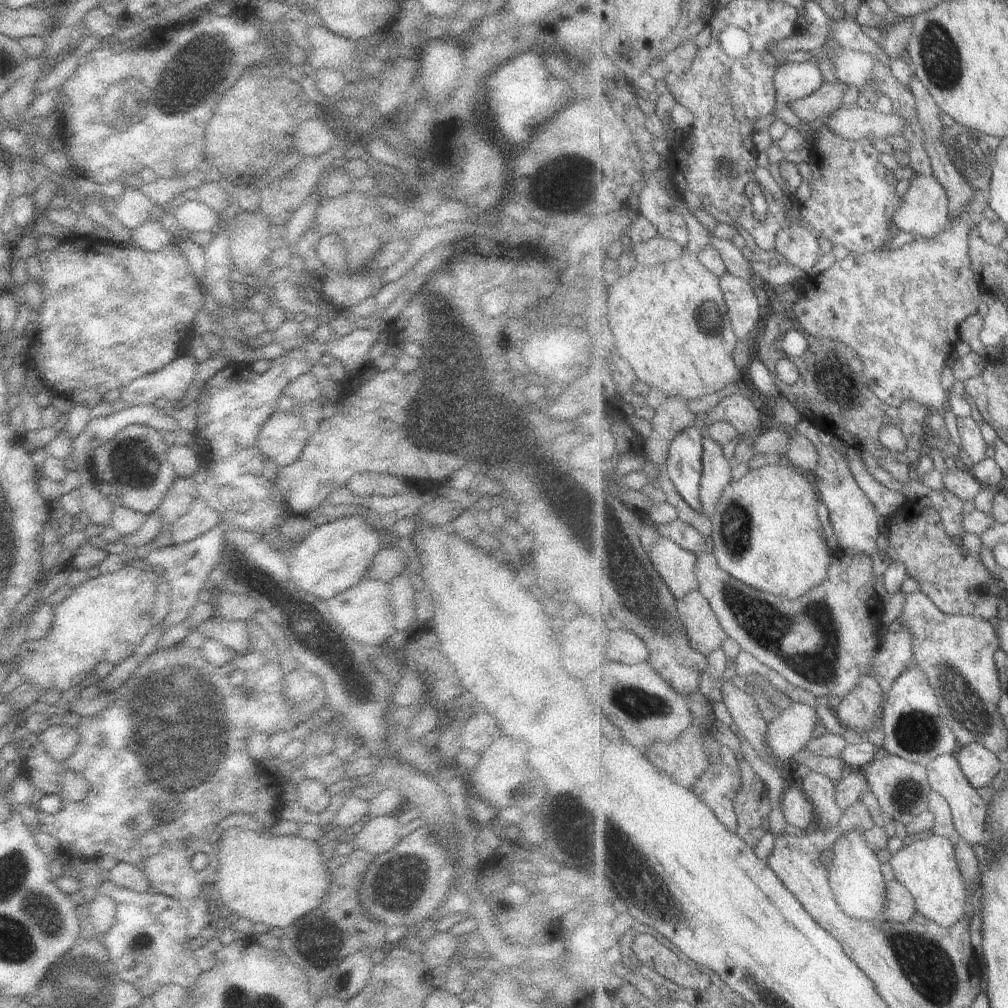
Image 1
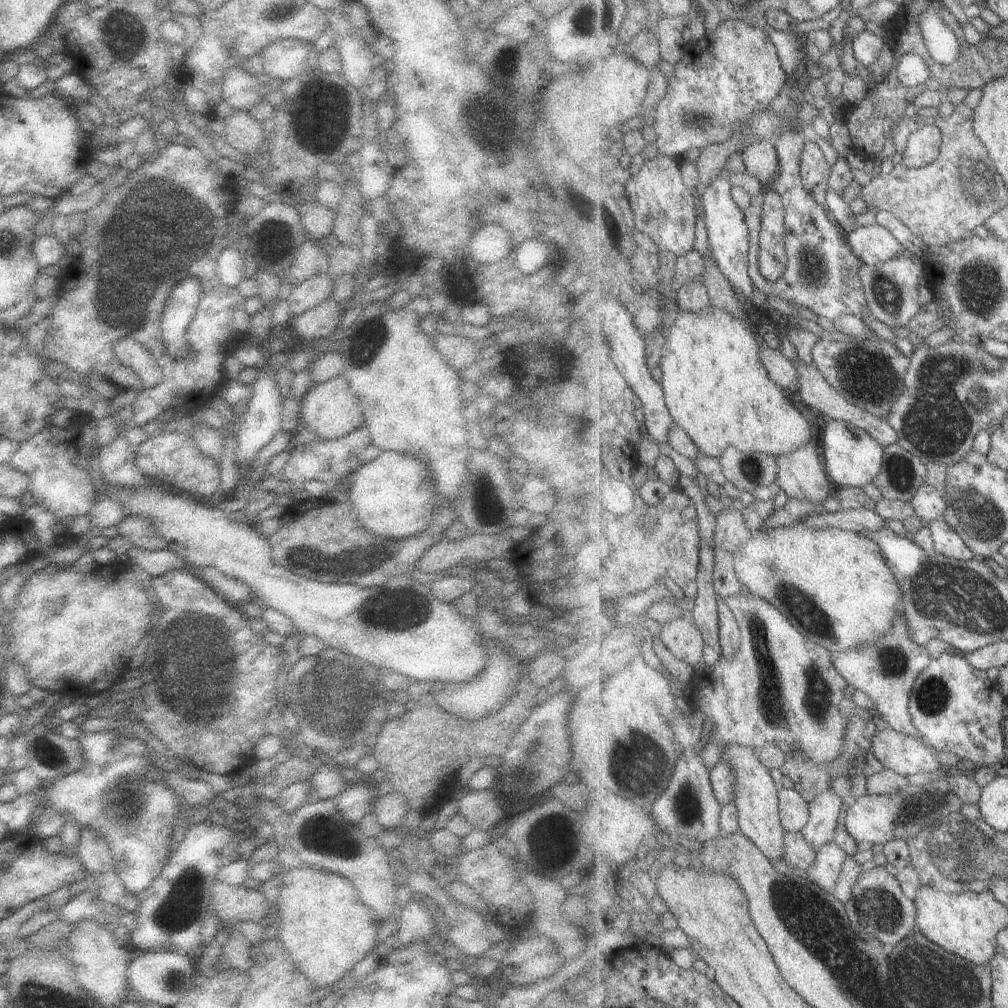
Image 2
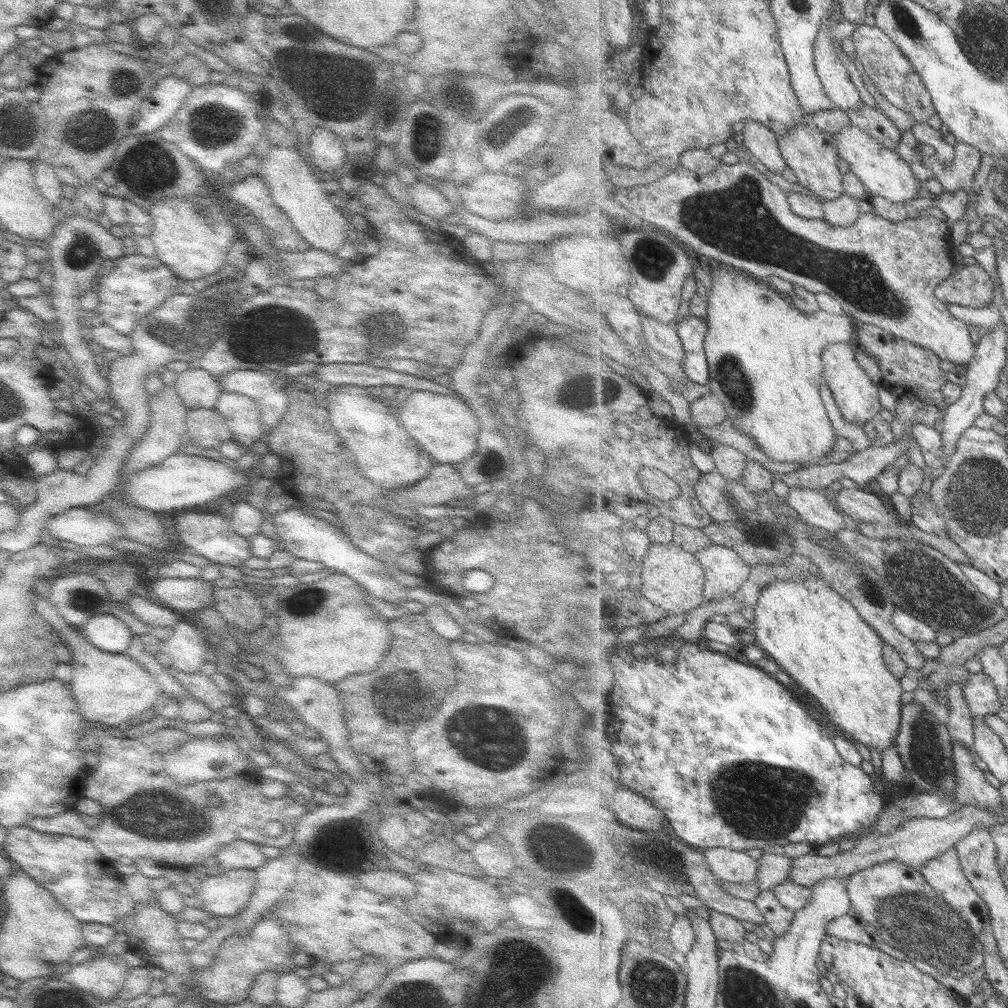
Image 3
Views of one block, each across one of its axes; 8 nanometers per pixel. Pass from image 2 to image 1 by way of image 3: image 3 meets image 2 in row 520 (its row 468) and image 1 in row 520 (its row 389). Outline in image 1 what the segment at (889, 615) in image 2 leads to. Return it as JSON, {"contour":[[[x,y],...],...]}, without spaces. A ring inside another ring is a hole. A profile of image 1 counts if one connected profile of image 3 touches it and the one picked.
{"contour":[[[788,462],[768,464],[757,470],[749,470],[740,480],[727,484],[723,498],[715,506],[719,520],[713,528],[715,538],[715,556],[719,568],[725,570],[745,584],[780,597],[798,599],[811,592],[828,579],[833,551],[827,546],[823,524],[819,522],[819,503],[817,488],[809,478]]]}

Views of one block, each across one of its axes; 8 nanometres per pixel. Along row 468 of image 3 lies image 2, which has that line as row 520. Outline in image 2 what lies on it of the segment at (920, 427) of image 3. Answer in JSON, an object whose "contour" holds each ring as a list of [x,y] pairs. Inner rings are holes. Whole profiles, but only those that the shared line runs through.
{"contour":[[[939,517],[929,522],[929,526],[937,553],[959,560],[975,558],[975,553],[967,546],[963,537],[945,519]]]}

